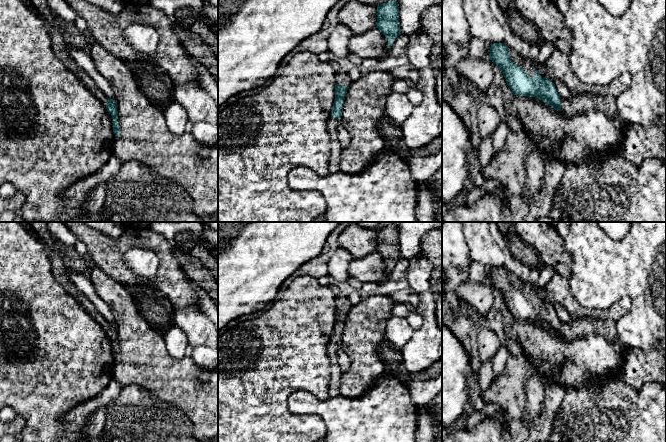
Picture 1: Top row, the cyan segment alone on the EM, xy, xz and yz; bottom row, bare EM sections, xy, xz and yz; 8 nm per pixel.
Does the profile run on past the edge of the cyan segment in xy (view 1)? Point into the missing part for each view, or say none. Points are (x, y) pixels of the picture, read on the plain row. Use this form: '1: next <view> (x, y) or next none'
1: next none

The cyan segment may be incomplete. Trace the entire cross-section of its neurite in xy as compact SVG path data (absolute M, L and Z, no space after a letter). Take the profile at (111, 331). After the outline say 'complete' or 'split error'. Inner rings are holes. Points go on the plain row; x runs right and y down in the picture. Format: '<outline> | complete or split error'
M108 322L108 326L106 329L106 333L109 336L109 338L112 340L112 347L113 347L113 356L115 358L115 361L118 361L120 358L120 351L119 351L119 347L117 345L118 343L118 336L117 336L117 330L116 330L116 326L115 324Z | complete

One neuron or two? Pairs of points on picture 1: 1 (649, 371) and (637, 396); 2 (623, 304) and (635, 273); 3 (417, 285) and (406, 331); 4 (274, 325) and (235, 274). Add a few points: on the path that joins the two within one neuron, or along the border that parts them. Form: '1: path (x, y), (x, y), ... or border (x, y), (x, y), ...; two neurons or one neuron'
1: border (620, 377), (634, 388), (655, 382); two neurons
2: border (631, 299), (622, 297), (605, 308); two neurons
3: border (413, 330), (412, 336), (401, 351); two neurons
4: border (279, 296), (263, 311); two neurons

